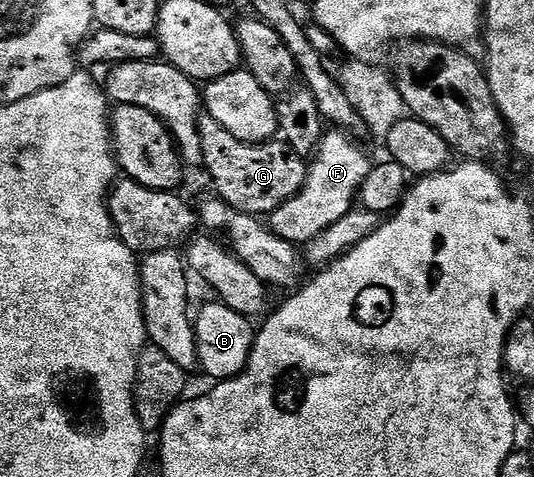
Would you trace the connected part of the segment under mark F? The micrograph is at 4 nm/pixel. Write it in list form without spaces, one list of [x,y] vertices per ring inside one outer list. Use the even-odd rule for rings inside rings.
[[[329,131],[322,136],[316,153],[308,162],[309,173],[305,176],[303,187],[283,207],[268,214],[267,224],[275,235],[287,239],[298,247],[308,246],[315,235],[323,235],[327,227],[339,223],[343,215],[347,215],[355,207],[363,179],[373,169],[374,158],[369,158],[361,149],[353,146],[348,132]]]

